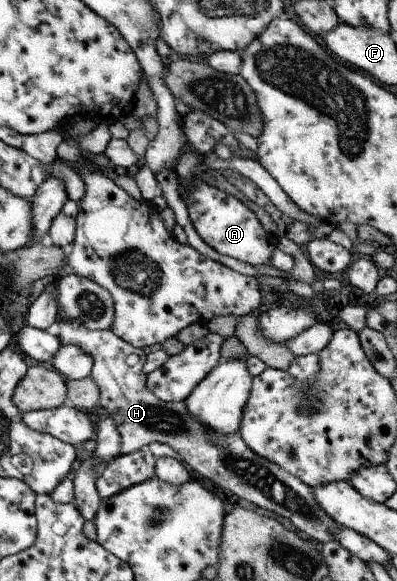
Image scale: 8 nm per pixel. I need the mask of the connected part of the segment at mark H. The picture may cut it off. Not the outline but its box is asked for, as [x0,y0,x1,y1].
[57,319,341,544]

